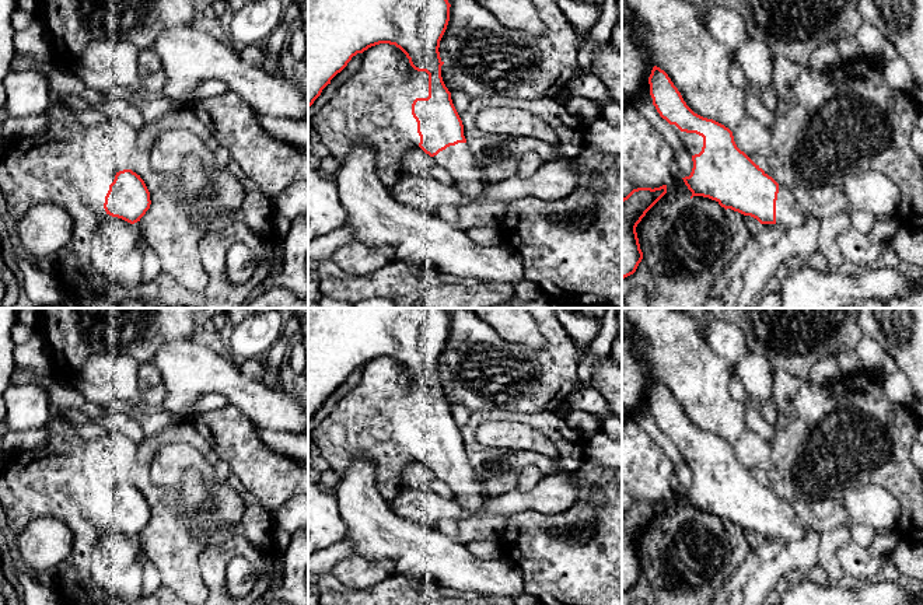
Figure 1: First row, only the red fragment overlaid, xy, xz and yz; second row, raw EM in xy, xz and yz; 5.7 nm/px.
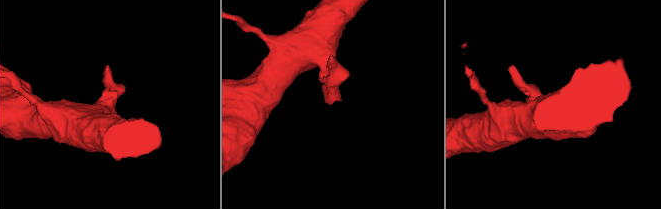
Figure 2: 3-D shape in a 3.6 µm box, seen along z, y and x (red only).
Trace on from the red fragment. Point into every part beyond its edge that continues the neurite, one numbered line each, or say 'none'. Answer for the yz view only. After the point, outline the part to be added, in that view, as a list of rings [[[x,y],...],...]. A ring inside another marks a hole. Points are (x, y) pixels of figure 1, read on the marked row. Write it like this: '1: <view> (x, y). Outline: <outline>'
1: yz (789, 213). Outline: [[[779,185],[776,200],[776,224],[786,228],[800,227],[808,221],[811,216],[797,203],[790,189]]]

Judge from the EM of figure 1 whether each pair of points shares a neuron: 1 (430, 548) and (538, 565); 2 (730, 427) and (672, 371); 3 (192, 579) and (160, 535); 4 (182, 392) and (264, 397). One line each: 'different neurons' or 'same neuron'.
1: different neurons
2: same neuron
3: same neuron
4: same neuron

